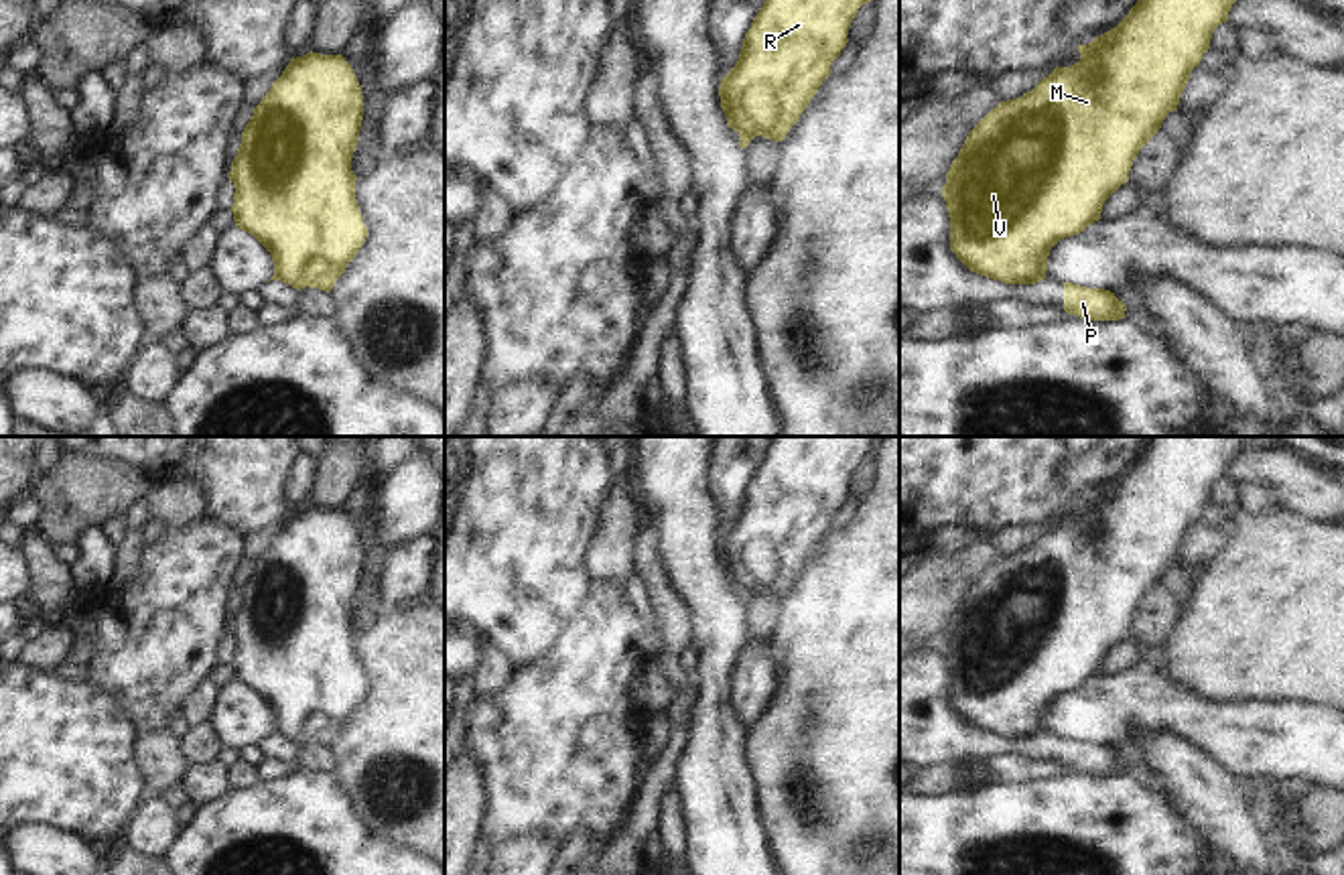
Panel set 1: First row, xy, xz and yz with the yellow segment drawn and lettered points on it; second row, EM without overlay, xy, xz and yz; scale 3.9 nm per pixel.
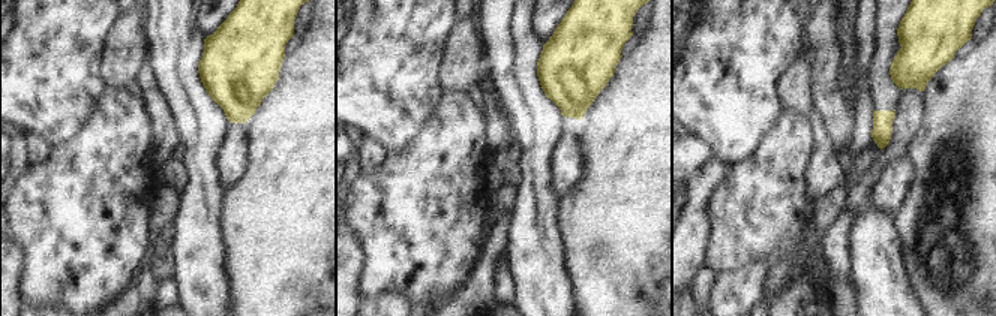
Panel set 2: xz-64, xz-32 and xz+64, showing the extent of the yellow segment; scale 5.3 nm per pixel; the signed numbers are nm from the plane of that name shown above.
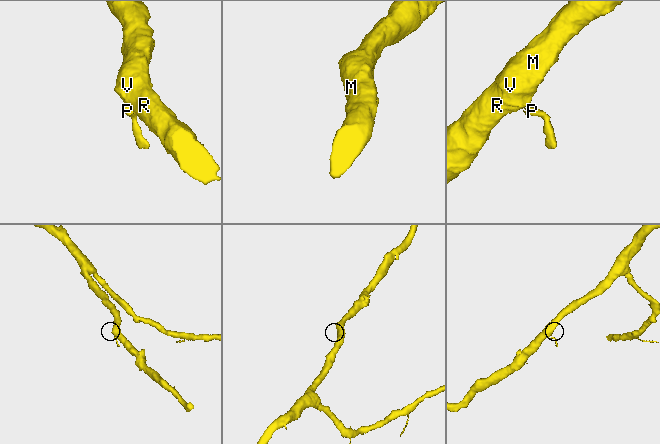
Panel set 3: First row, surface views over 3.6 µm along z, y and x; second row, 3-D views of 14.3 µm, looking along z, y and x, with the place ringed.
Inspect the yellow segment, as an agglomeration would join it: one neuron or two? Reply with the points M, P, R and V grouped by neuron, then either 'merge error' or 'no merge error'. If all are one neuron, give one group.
M R V / P; merge error

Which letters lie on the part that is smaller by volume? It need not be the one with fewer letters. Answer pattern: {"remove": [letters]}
{"remove": ["P"]}

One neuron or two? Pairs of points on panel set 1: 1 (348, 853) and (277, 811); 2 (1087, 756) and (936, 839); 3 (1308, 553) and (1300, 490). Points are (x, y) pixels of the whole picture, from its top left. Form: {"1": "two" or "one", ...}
{"1": "one", "2": "two", "3": "two"}

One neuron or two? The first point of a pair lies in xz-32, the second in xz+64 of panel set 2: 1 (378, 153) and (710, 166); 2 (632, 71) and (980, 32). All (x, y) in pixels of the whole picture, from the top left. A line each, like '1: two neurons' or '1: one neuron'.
1: one neuron
2: two neurons

